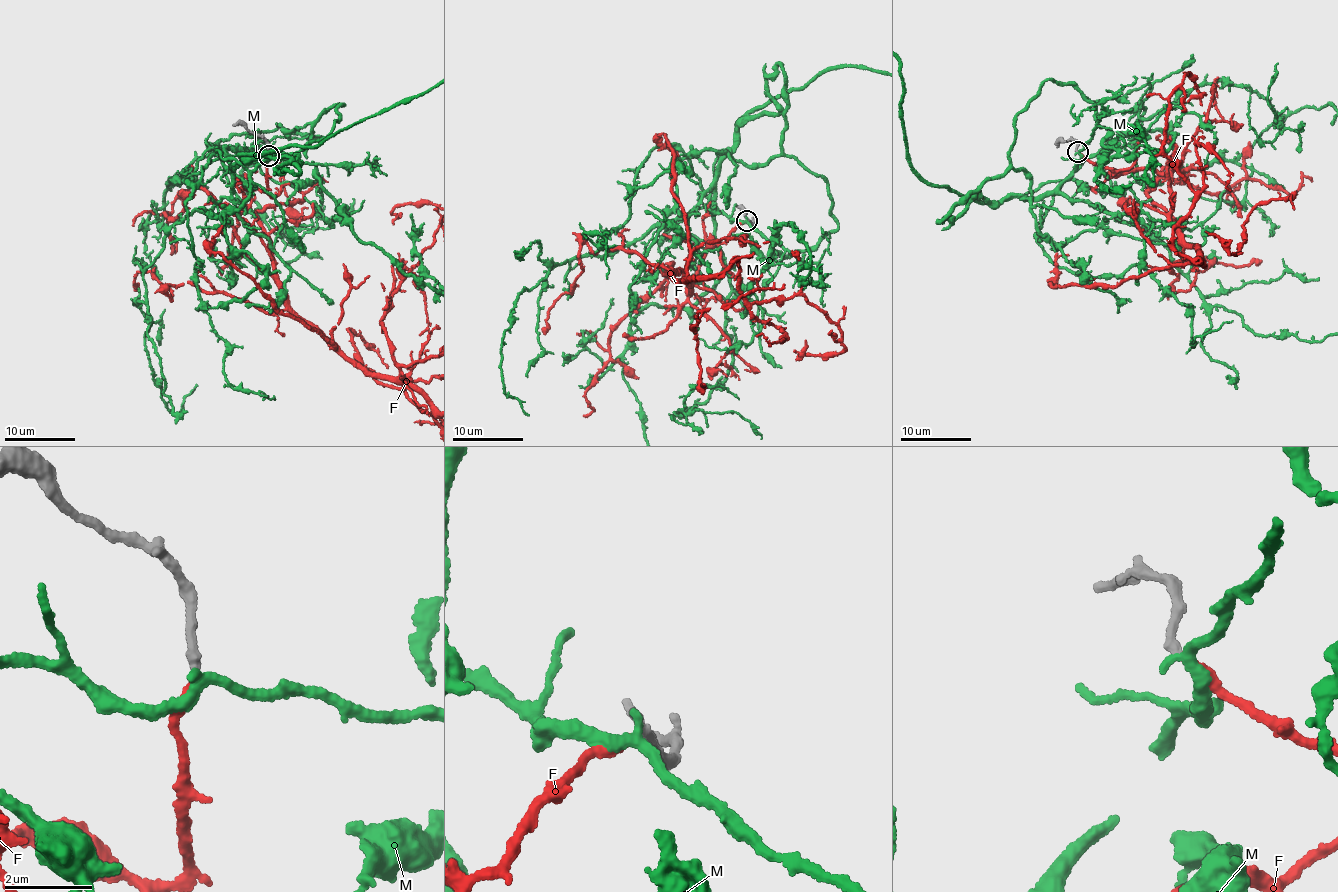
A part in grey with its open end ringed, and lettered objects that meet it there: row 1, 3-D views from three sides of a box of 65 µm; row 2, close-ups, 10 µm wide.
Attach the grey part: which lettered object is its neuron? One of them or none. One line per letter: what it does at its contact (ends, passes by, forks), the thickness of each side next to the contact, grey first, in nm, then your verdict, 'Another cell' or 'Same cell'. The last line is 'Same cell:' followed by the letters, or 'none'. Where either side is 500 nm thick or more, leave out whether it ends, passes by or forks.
F: It ends there. Thickness 220 nm (grey) against 220 nm. Same cell
M: It passes by. Thickness 220 nm (grey) against 240 nm. Another cell
Same cell: F

